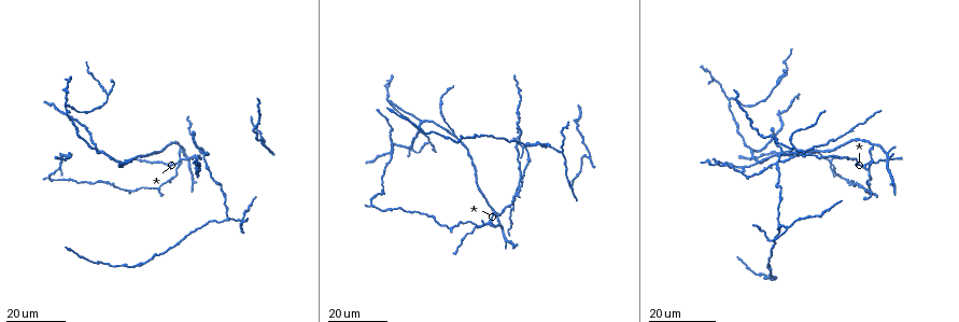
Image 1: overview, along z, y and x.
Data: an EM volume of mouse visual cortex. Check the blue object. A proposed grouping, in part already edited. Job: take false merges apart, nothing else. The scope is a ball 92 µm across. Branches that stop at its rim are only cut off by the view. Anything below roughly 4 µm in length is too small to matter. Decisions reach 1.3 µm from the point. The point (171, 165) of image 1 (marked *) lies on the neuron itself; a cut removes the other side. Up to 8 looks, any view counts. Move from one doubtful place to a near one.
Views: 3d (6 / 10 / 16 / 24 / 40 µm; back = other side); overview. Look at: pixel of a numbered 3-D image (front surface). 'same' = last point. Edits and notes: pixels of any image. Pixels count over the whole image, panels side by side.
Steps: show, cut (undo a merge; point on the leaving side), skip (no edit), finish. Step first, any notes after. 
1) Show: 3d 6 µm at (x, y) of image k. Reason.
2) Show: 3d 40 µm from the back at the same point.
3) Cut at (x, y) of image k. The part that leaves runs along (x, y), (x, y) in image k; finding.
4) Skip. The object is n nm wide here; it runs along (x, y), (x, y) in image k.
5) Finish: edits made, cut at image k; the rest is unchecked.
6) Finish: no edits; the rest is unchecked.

Show: 3d 24 µm at (182, 146) of image 1. Arms part here.

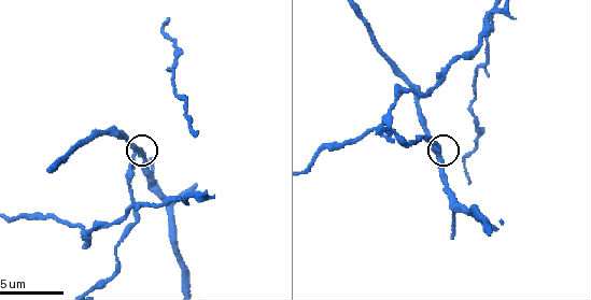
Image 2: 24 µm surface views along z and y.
Show: 3d 6 µm at (136, 148) of image 2.

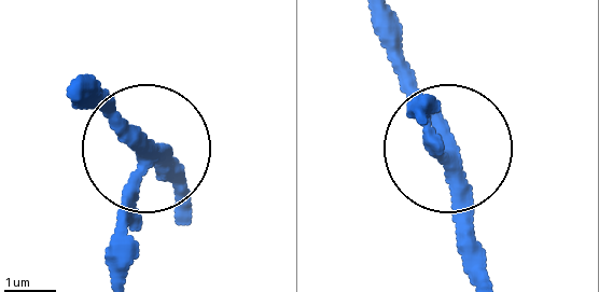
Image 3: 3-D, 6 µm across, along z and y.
Skip. All the same neuron.

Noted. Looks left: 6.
Show: 3d 24 µm at (520, 172) of image 1. A fork.

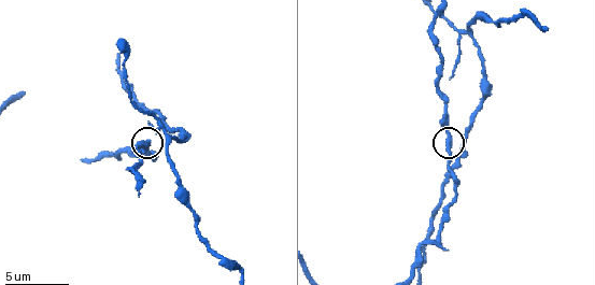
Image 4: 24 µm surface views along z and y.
Show: 3d 10 µm at (447, 135) of image 4.

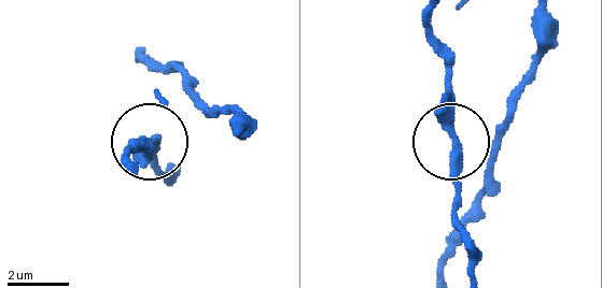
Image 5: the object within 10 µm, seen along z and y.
Skip. It runs along (475, 270), (459, 224), (451, 63) in image 5; all the same neuron.

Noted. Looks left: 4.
Show: 3d 16 µm at (786, 229) of image 1. Thin arm on a thick one.

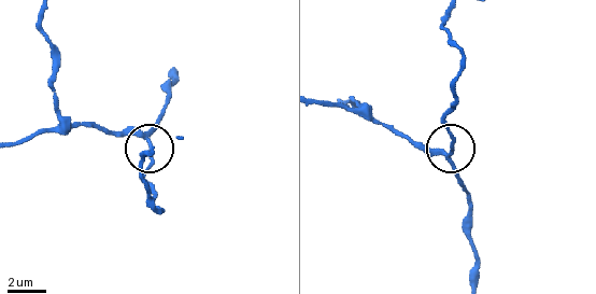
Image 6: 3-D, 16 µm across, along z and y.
Show: 3d 6 µm at (449, 156) of image 6. Closer look.

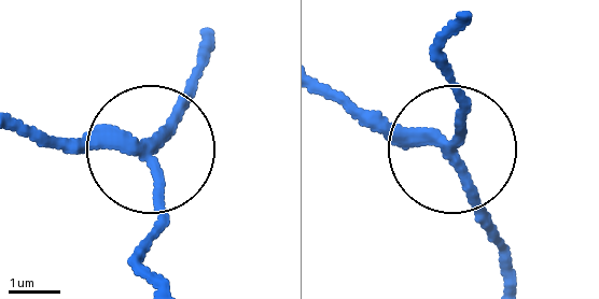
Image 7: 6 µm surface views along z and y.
Skip. The side arm is 16 µm long; it runs along (324, 84), (454, 148), (441, 68) in image 7; one neuron here.

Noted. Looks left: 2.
Show: 3d 24 µm at (778, 228) of image 1.

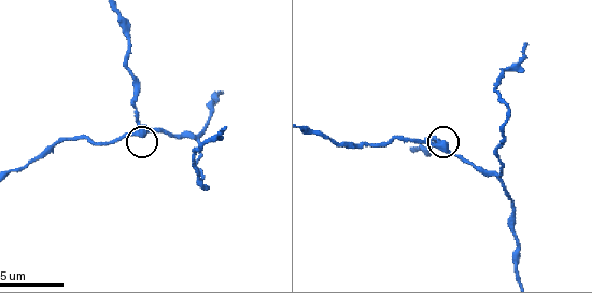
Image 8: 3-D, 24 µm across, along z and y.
Show: 3d 10 µm at (138, 130) of image 8.

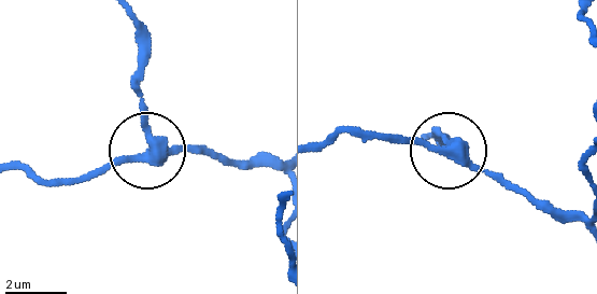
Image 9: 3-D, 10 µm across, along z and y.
Skip. 3 arms meet here; it runs along (131, 19), (147, 149), (211, 151) in image 9; all the same neuron.

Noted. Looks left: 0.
Finish: no edits; the rest is unchecked.

